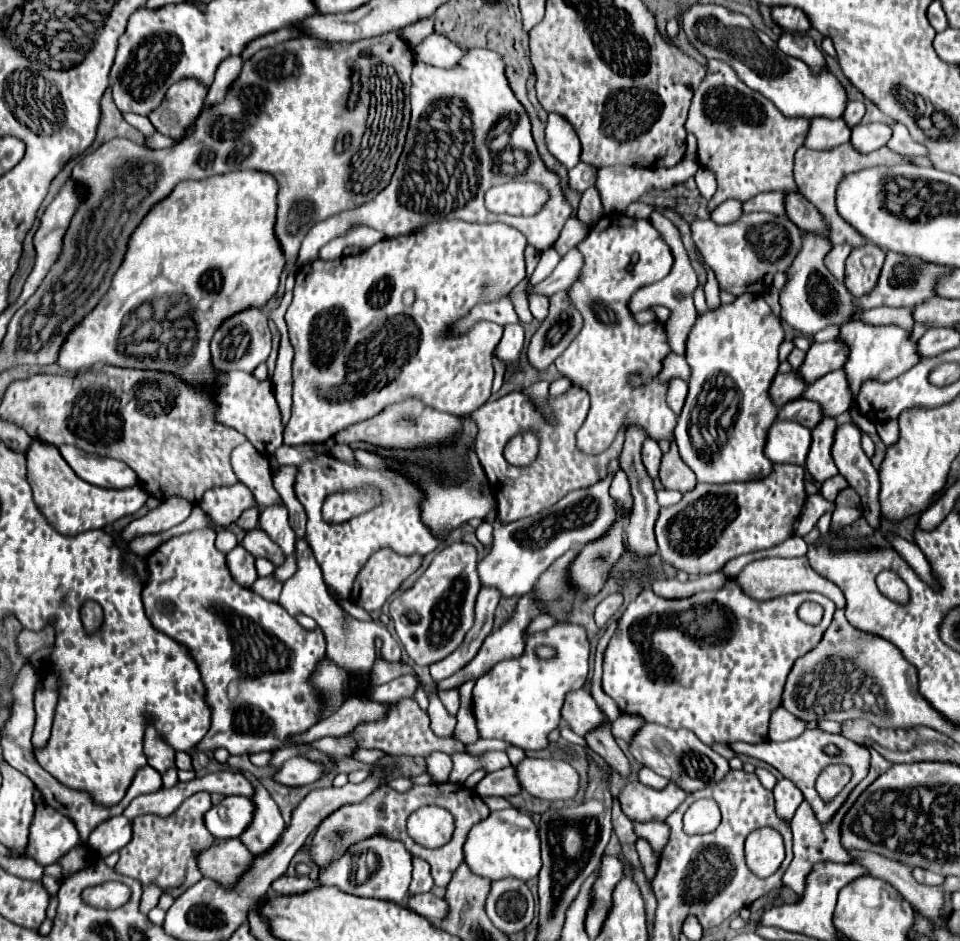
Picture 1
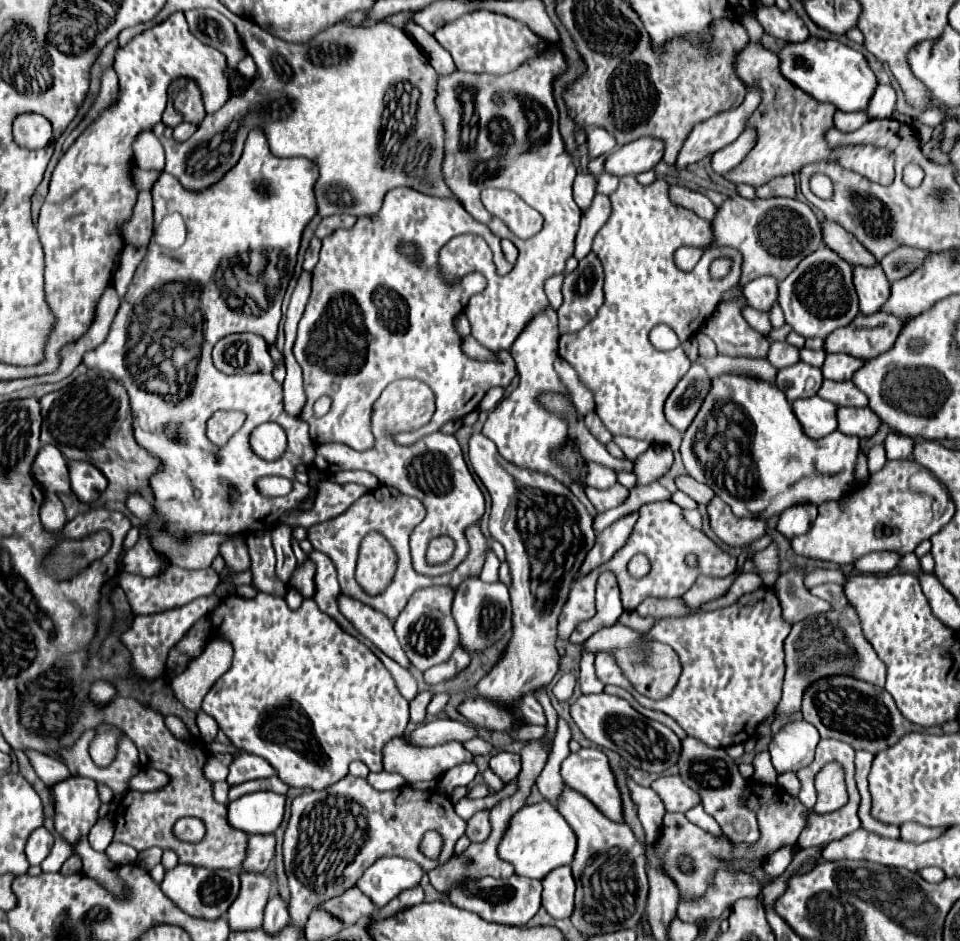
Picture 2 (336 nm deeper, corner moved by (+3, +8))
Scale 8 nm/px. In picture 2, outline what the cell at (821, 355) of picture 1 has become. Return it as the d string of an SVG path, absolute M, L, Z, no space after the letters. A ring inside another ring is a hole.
M859 314L855 322L827 336L825 352L847 352L865 360L875 358L895 344L903 324L907 324L907 320L895 318L893 314Z

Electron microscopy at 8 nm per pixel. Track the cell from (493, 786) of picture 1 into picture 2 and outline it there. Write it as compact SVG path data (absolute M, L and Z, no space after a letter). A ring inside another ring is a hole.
M499 752L491 758L489 766L505 784L509 784L513 778L517 778L521 770L521 758L519 754L513 754L513 752Z

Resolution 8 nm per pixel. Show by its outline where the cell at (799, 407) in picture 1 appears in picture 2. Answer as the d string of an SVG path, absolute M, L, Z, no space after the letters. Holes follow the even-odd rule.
M839 408L837 414L843 434L871 438L881 426L881 418L871 408Z

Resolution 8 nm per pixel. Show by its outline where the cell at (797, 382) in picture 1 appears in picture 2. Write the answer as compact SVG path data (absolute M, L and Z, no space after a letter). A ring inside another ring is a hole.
M797 362L795 366L781 368L777 374L777 386L787 396L789 402L797 398L808 398L817 394L821 386L821 370L813 368L805 362Z

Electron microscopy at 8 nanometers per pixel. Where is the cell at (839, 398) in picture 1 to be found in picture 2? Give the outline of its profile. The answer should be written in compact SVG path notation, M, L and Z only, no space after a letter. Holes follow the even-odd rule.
M827 354L827 360L823 364L823 378L829 380L851 380L855 370L859 370L865 364L863 358L855 358L849 354Z

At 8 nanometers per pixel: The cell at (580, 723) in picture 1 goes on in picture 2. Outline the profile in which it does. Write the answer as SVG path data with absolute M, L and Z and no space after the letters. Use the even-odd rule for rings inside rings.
M605 692L601 694L583 694L573 706L571 716L575 724L581 728L581 732L595 744L615 750L625 762L629 762L635 768L641 768L645 772L667 772L669 768L679 762L679 750L681 740L675 736L673 730L669 730L665 724L655 722L639 714L627 700L619 696L609 696Z

